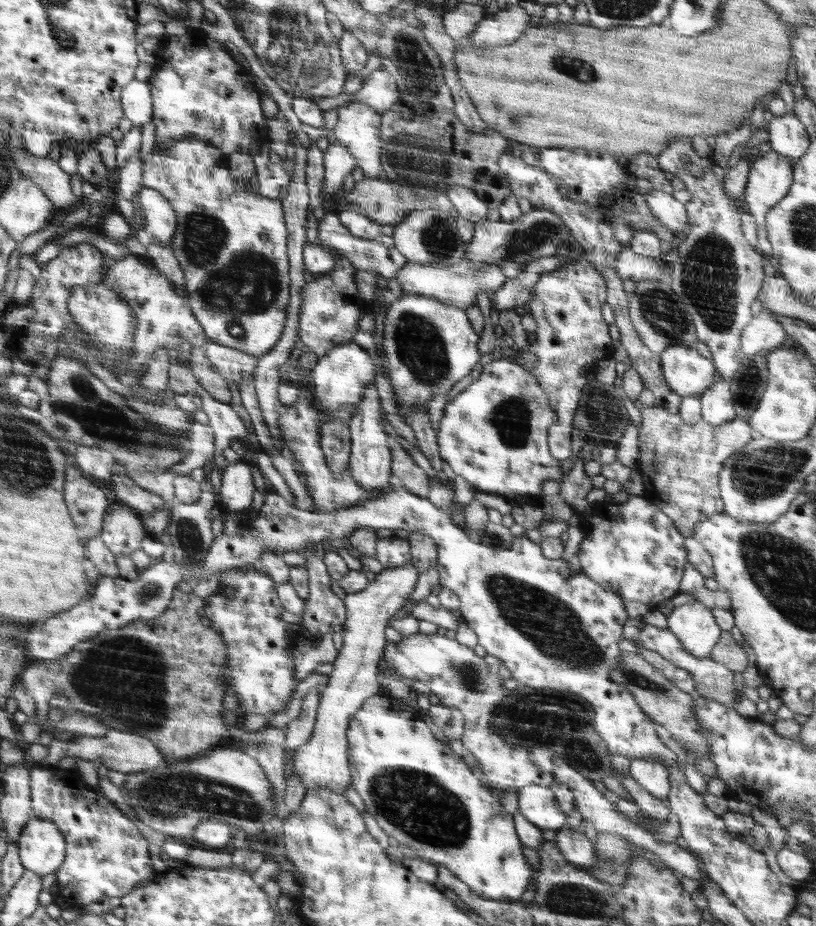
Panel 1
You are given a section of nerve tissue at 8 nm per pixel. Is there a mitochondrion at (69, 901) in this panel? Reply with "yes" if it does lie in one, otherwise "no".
no

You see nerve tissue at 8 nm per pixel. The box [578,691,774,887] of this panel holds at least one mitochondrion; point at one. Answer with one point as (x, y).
(611, 858)

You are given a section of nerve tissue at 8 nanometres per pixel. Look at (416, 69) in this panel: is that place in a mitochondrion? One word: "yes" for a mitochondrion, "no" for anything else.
yes

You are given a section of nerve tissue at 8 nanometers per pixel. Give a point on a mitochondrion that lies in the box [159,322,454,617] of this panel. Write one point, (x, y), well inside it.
(189, 534)

